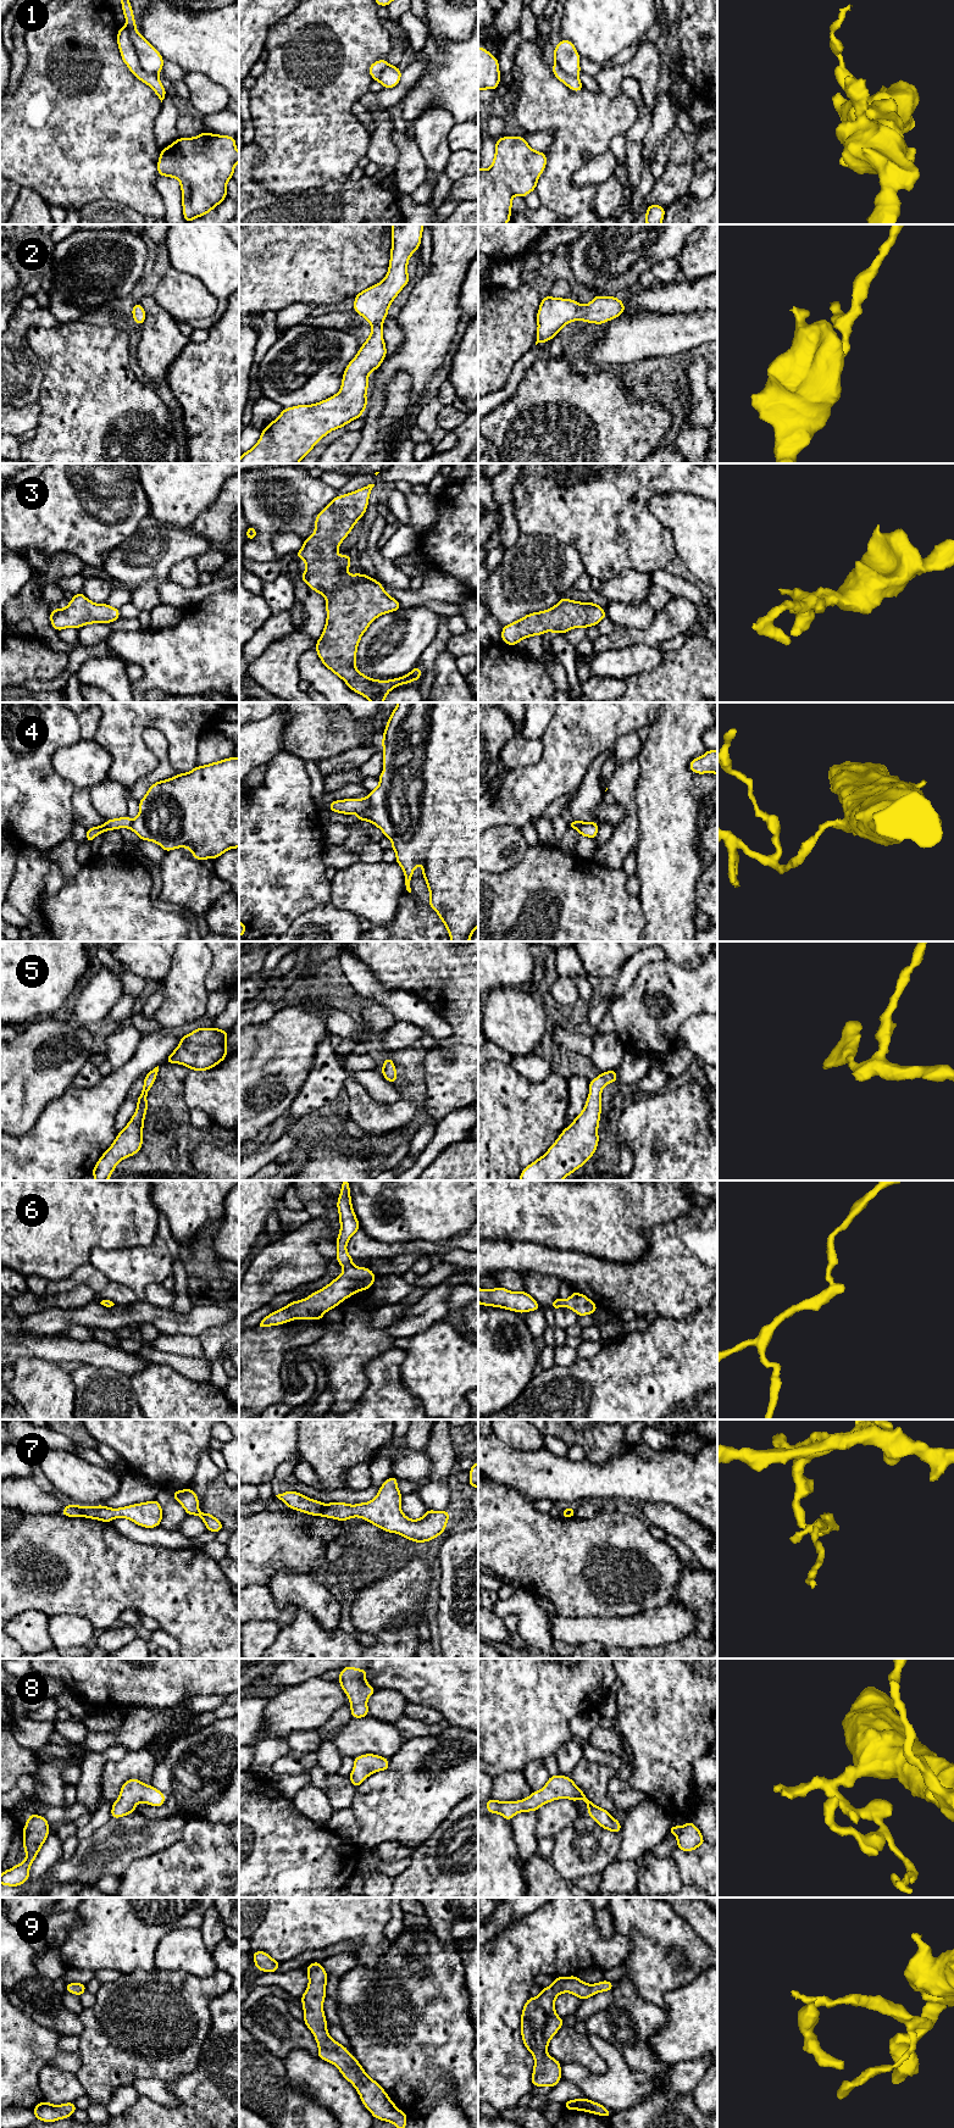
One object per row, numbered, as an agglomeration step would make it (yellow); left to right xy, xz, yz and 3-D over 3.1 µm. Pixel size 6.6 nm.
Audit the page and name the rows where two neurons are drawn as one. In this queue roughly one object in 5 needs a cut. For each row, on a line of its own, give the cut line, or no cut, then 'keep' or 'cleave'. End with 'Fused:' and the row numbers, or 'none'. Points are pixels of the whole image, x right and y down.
1: xy (126, 26), (139, 64), (147, 71), (156, 74) | cleave
2: no cut | keep
3: no cut | keep
4: xz (369, 795), (369, 805), (358, 814) | cleave
5: no cut | keep
6: no cut | keep
7: xz (325, 1505), (319, 1515) | cleave
8: no cut | keep
9: no cut | keep
Fused: 1, 4, 7

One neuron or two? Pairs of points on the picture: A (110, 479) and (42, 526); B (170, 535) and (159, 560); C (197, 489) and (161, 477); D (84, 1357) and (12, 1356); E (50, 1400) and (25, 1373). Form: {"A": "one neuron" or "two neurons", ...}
{"A": "one neuron", "B": "one neuron", "C": "one neuron", "D": "one neuron", "E": "one neuron"}

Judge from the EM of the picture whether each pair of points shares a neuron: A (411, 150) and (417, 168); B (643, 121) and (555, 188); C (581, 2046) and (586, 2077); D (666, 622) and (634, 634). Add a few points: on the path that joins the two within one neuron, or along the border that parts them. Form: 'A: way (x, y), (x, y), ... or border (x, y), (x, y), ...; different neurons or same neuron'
A: way (411, 155), (412, 164); same neuron
B: border (636, 106), (637, 120), (624, 133); different neurons
C: border (561, 2063), (578, 2062), (599, 2073), (606, 2070); different neurons
D: way (659, 629), (653, 634), (642, 634); same neuron

